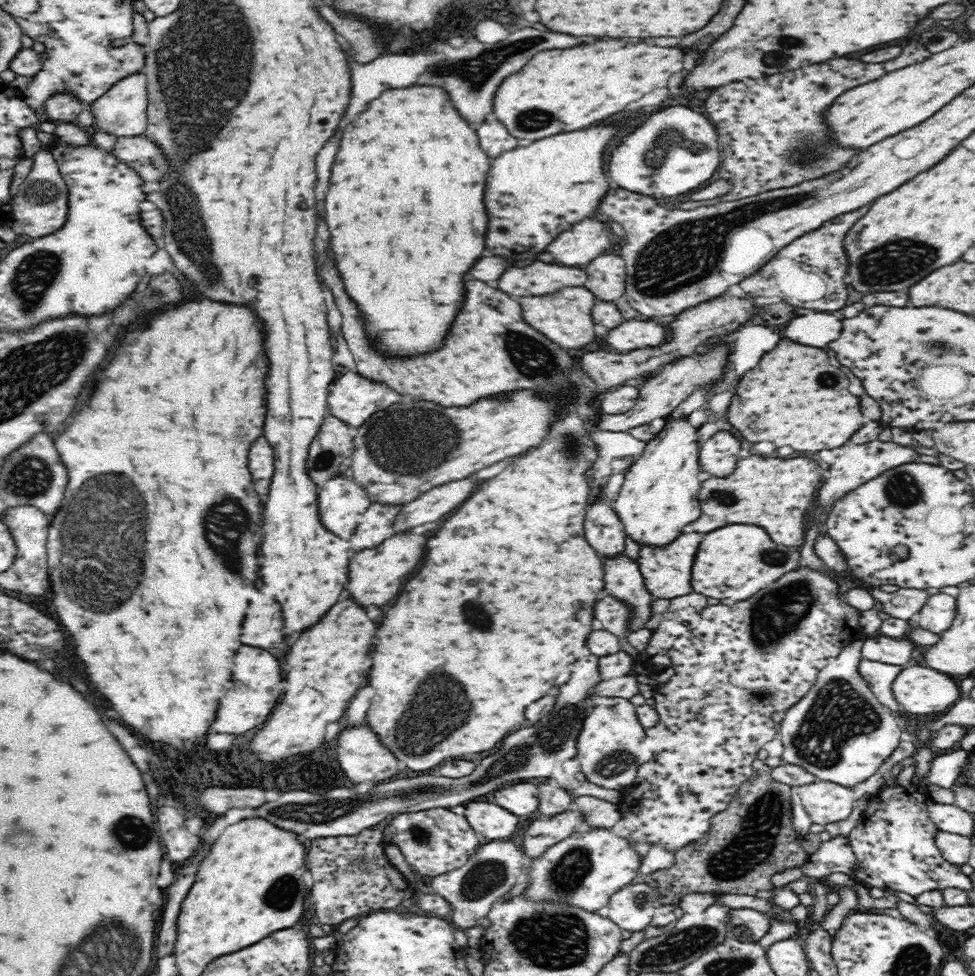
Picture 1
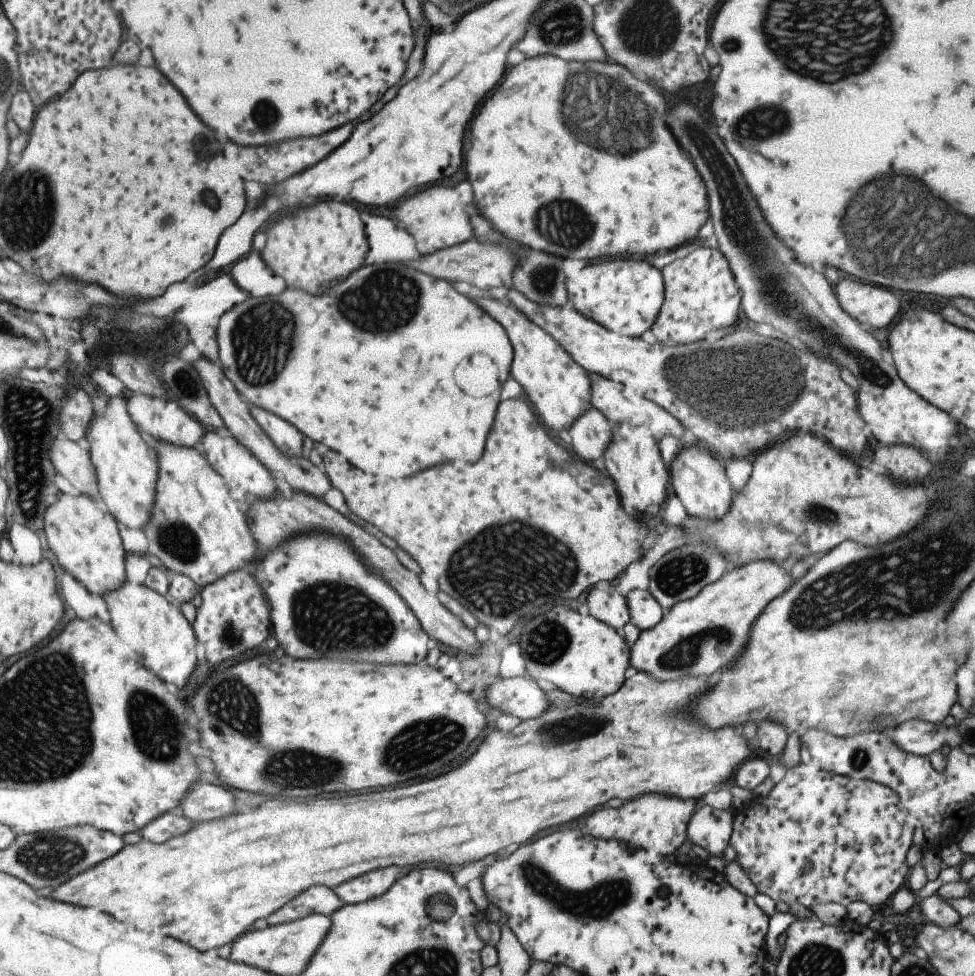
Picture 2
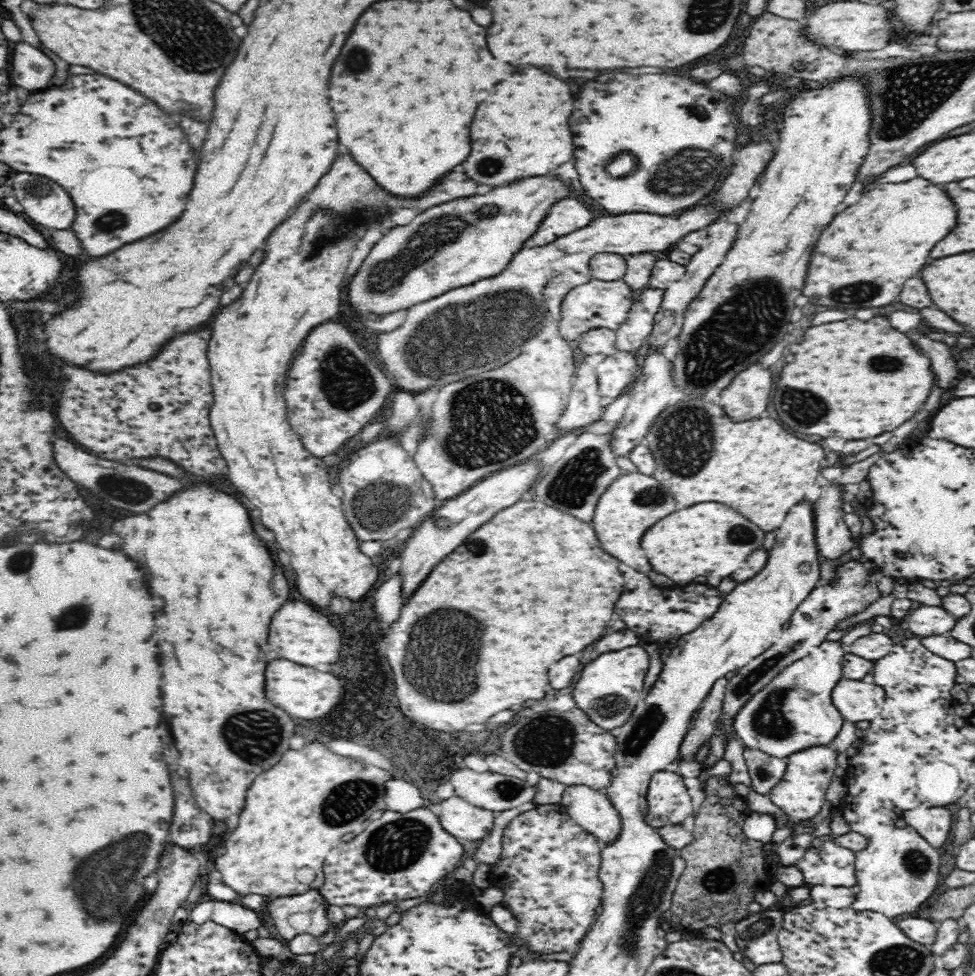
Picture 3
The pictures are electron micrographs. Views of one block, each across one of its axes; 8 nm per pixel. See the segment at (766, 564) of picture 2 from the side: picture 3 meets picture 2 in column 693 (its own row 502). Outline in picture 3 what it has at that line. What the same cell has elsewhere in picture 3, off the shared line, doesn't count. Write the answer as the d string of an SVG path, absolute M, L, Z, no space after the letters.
M628 472L618 475L598 497L594 505L594 530L598 534L600 546L604 552L612 554L620 562L626 562L634 568L642 568L644 574L652 572L648 558L644 556L642 548L638 548L638 540L643 536L648 526L658 522L660 518L672 514L676 510L676 502L667 488L664 488L658 479L646 476L640 472Z

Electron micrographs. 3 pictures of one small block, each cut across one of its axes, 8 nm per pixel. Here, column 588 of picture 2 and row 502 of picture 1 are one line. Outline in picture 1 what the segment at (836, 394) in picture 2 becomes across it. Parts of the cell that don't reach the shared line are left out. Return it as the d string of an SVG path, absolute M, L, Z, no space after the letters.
M346 474L328 480L320 488L318 502L322 524L347 541L364 520L373 499L359 482Z

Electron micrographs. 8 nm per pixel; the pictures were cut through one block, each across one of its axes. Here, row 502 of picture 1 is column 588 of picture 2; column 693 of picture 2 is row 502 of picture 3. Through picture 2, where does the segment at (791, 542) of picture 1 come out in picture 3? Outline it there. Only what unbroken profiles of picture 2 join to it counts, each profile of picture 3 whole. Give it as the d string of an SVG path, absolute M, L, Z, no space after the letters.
M704 395L686 396L666 406L650 423L645 437L647 449L657 464L653 477L676 498L678 508L698 502L722 502L736 508L766 532L776 530L792 506L804 501L804 494L812 490L810 486L818 478L820 460L824 460L824 450L818 444L796 438L782 428L778 420L754 418L748 422L734 422L726 416L722 406Z

